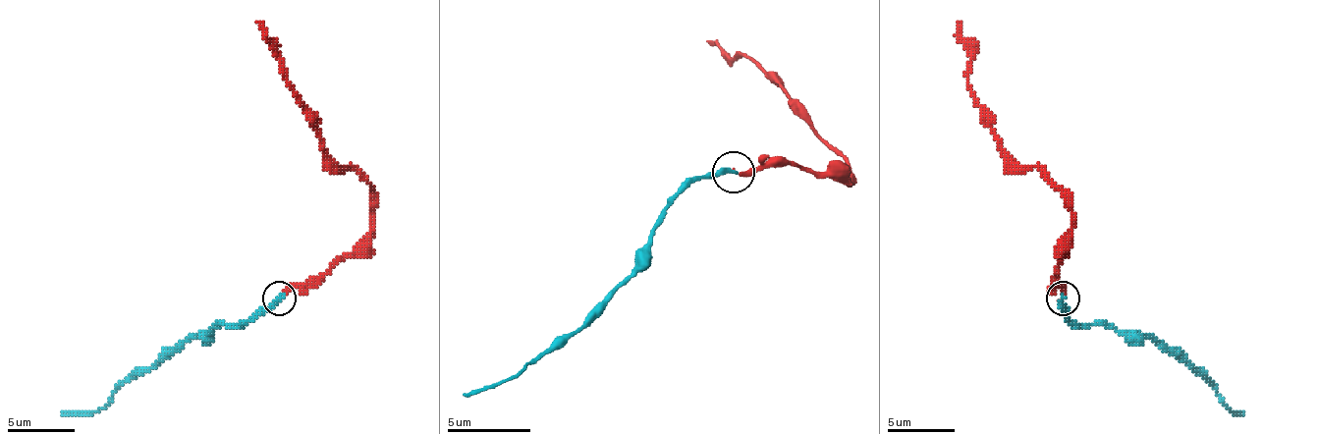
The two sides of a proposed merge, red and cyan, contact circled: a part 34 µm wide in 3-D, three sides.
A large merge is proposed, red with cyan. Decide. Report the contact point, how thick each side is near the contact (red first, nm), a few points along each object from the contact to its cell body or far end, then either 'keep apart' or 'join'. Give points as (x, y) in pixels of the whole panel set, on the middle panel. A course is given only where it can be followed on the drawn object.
place (734, 172); calibres 130 and 260 nm; course red (735, 171), (789, 162), (826, 171), (847, 184), (847, 162), (789, 96), (746, 54), (730, 59), (705, 42); course cyan (735, 171), (701, 175), (681, 191), (647, 258), (573, 333), (560, 337), (514, 379), (465, 395); join

